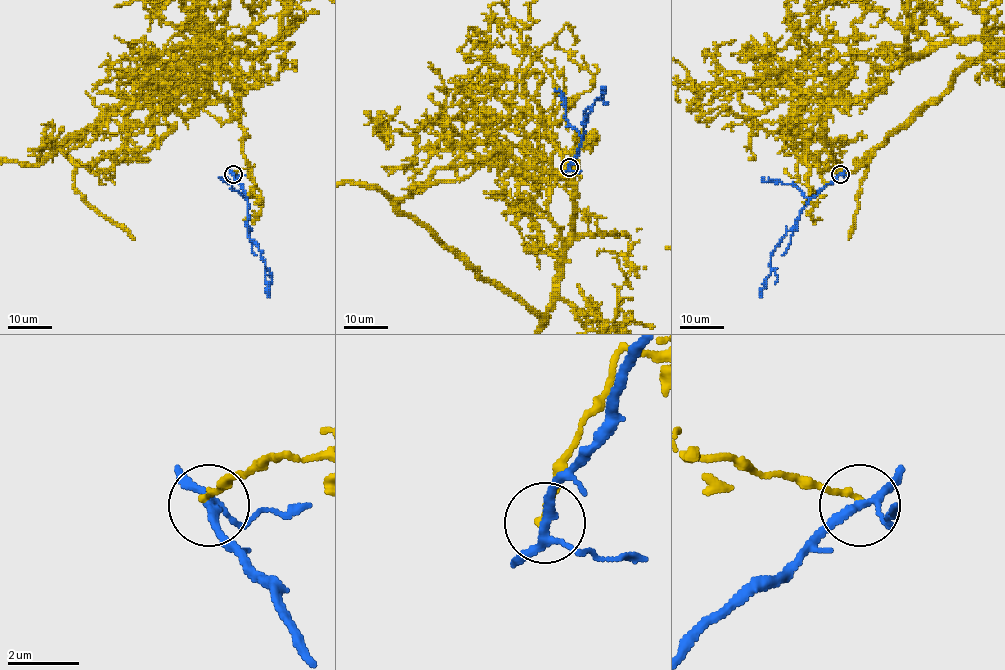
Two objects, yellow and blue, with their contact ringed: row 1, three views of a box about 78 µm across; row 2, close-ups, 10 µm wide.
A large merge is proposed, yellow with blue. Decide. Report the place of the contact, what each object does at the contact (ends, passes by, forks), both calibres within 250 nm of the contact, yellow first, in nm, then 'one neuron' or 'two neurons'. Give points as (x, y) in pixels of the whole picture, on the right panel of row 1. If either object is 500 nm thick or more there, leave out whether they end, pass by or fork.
at (840, 174); yellow ends there; blue forks there; 160 nm thick on the yellow side, 200 nm on the other; two neurons

